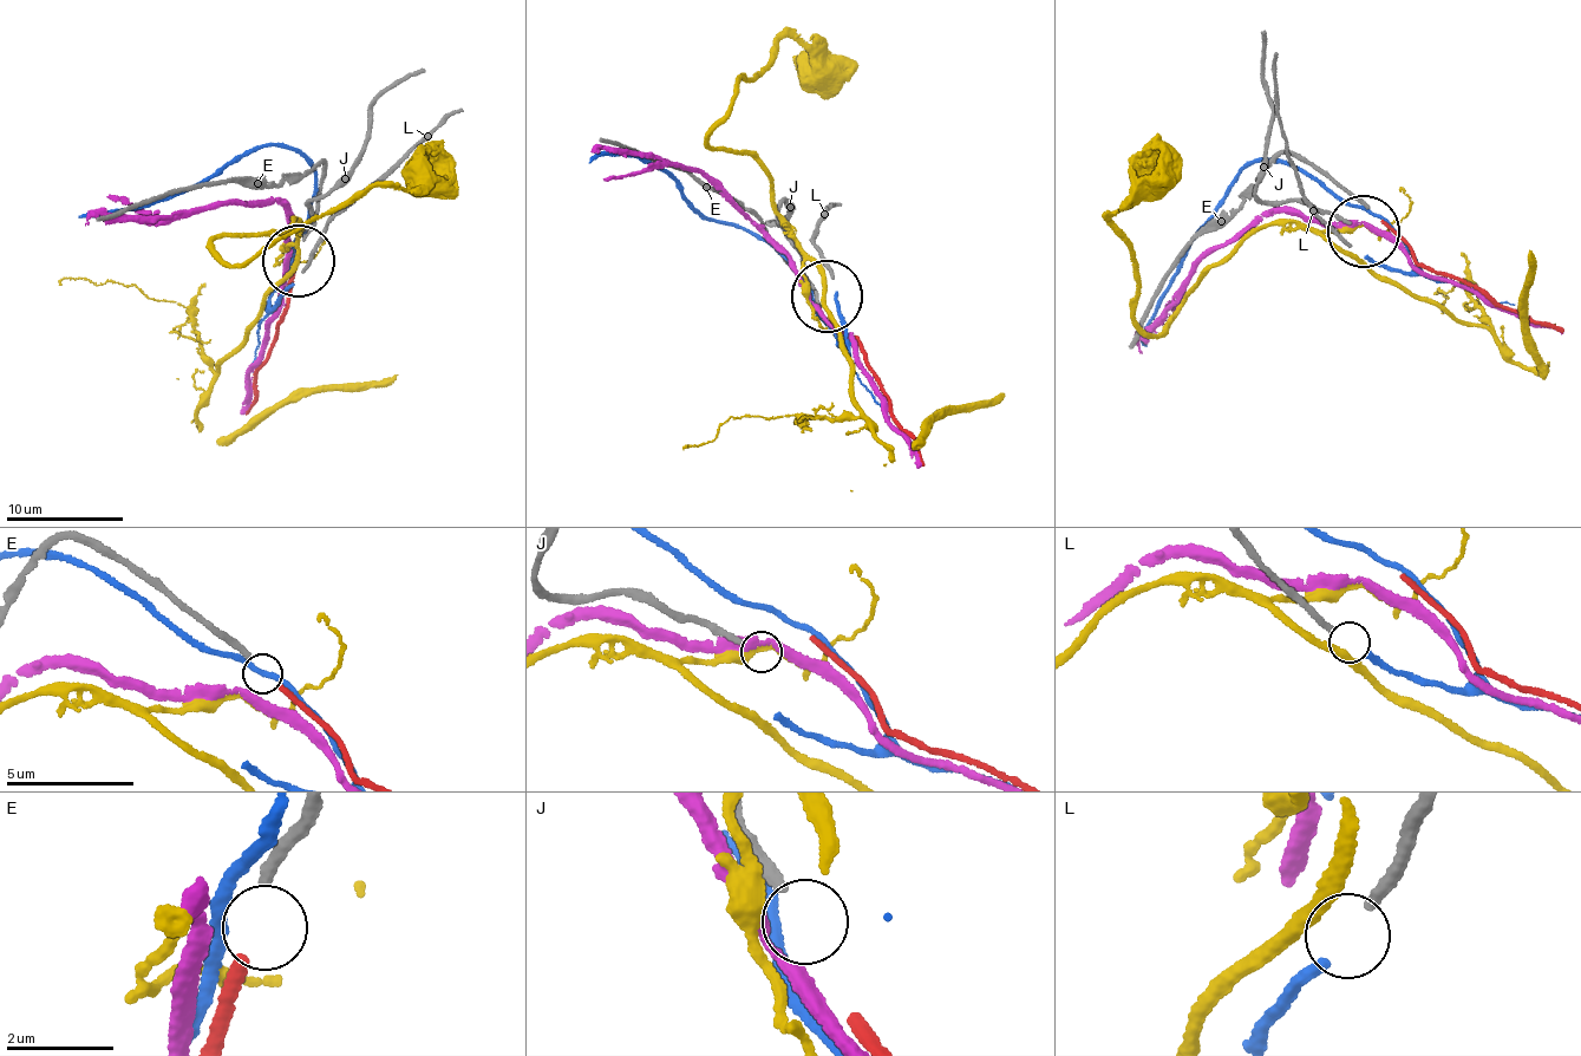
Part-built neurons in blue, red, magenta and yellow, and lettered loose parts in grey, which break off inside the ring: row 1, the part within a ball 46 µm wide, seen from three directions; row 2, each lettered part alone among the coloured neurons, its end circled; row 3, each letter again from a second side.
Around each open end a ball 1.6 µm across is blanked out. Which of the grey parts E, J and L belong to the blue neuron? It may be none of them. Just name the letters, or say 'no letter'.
L

